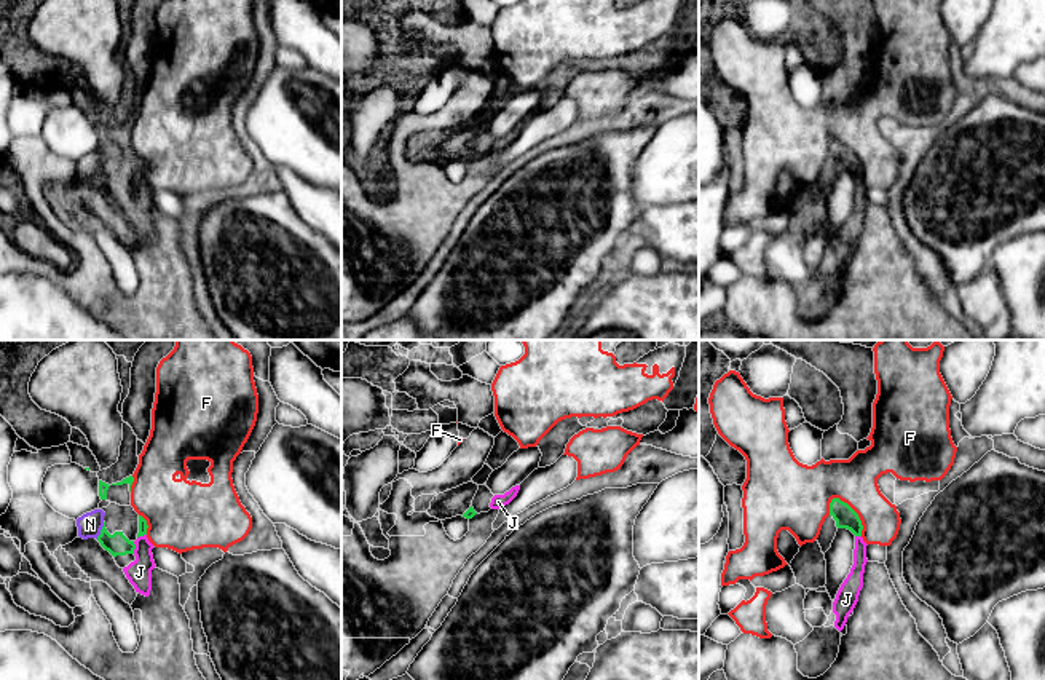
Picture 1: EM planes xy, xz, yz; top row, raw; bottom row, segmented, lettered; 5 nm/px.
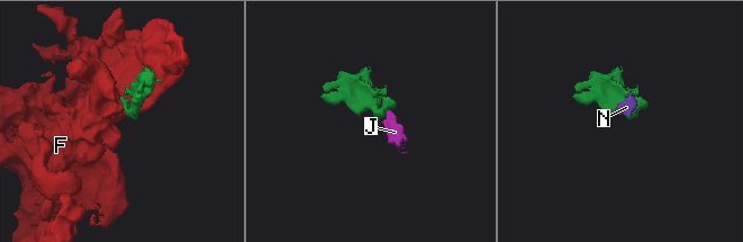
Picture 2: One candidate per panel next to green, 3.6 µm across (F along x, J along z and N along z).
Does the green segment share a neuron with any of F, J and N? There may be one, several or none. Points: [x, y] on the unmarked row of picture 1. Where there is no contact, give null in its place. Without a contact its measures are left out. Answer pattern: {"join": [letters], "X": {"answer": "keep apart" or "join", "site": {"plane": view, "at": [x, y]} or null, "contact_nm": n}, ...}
{"join": ["J"], "F": {"answer": "keep apart", "site": {"plane": "yz", "at": [855, 155]}, "contact_nm": 240}, "J": {"answer": "join", "site": {"plane": "xy", "at": [134, 190]}, "contact_nm": 60}, "N": {"answer": "keep apart", "site": {"plane": "xy", "at": [101, 173]}, "contact_nm": 100}}

